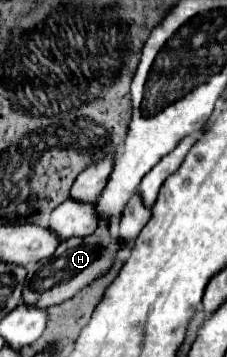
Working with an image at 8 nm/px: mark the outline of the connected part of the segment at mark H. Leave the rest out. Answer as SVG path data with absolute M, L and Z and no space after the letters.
M104 223L84 239L68 239L60 243L54 255L48 257L42 263L42 267L34 273L34 277L30 277L24 283L24 289L22 289L24 303L28 307L36 305L40 309L48 309L52 305L64 303L66 299L74 297L82 287L86 287L90 281L104 275L110 269L118 249L120 249L120 243L114 237L110 237L110 229Z

